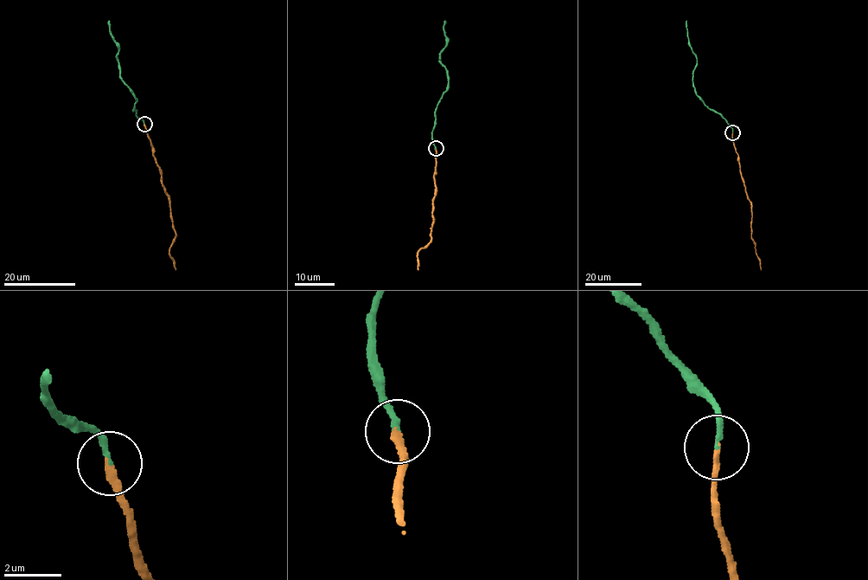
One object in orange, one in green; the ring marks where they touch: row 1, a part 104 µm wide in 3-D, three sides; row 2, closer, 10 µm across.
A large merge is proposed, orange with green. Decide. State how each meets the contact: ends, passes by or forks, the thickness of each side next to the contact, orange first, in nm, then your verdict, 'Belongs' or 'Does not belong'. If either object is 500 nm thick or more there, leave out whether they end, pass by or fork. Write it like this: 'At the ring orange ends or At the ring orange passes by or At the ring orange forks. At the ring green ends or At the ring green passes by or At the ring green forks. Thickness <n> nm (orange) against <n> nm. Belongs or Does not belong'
At the ring orange ends. At the ring green ends. Thickness 240 nm (orange) against 170 nm. Belongs

